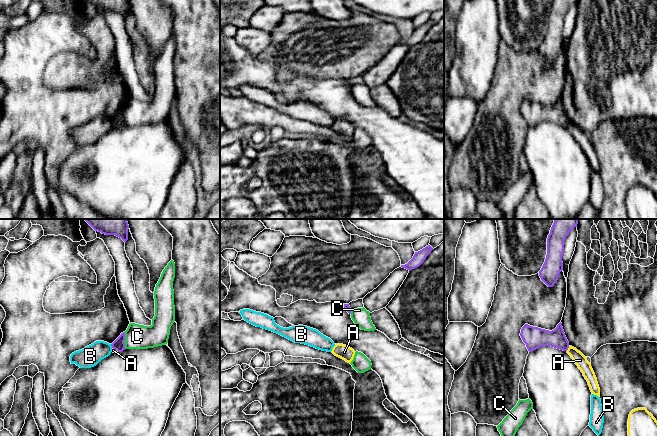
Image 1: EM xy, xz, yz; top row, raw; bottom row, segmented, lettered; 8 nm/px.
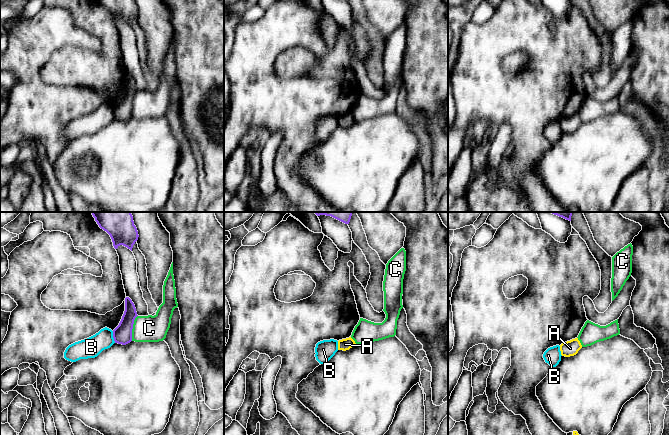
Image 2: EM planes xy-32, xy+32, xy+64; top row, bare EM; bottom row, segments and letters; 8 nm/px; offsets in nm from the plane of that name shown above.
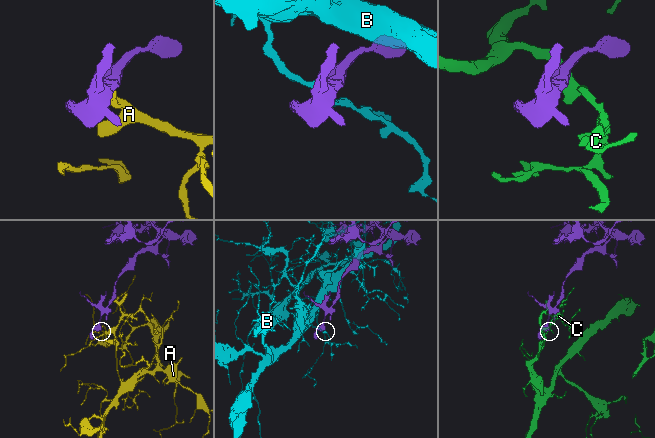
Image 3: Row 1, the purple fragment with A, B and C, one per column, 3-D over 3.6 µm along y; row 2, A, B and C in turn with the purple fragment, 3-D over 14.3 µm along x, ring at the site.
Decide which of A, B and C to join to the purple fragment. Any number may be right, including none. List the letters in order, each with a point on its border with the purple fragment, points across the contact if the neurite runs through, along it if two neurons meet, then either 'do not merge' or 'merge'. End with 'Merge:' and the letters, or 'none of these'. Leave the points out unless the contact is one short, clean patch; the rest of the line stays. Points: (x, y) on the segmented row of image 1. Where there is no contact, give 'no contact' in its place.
A: contact yz (568, 347); border yz (569, 346), (566, 350); do not merge
B: contact xy (111, 345); do not merge
C: contact xy (124, 340); border xy (124, 332), (124, 346), (126, 348); do not merge
Merge: none of these

